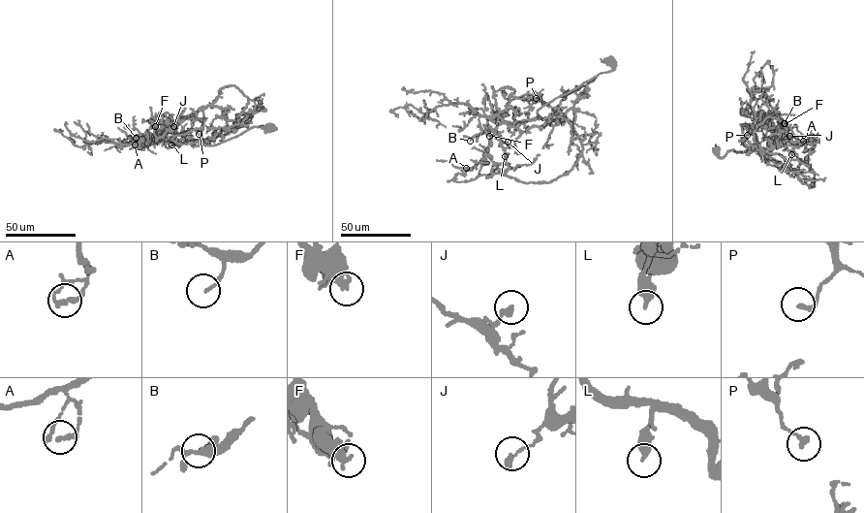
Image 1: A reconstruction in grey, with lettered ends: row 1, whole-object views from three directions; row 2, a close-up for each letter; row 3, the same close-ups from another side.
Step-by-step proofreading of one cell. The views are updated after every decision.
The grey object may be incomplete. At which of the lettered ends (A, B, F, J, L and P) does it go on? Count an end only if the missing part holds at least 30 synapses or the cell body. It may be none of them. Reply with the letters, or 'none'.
none

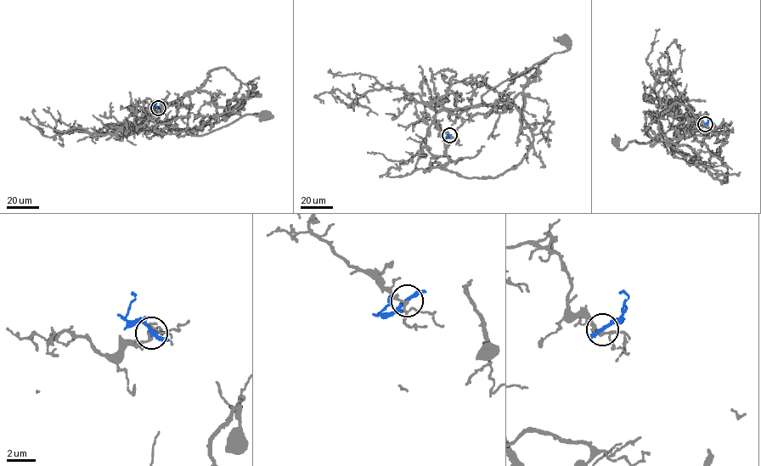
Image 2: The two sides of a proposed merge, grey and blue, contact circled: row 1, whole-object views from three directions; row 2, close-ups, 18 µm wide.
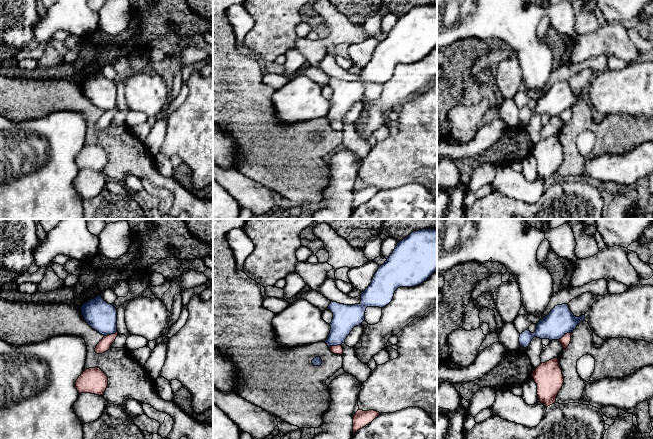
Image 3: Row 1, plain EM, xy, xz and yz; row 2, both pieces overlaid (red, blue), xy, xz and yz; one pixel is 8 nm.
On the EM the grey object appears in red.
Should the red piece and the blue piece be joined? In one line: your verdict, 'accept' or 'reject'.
reject

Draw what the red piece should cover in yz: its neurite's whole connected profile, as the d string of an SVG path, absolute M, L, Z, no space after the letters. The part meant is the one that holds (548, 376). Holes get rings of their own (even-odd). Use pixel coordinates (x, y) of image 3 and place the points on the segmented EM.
M553 358L540 364L534 369L532 378L537 385L539 402L546 407L556 403L556 397L564 383L559 359Z

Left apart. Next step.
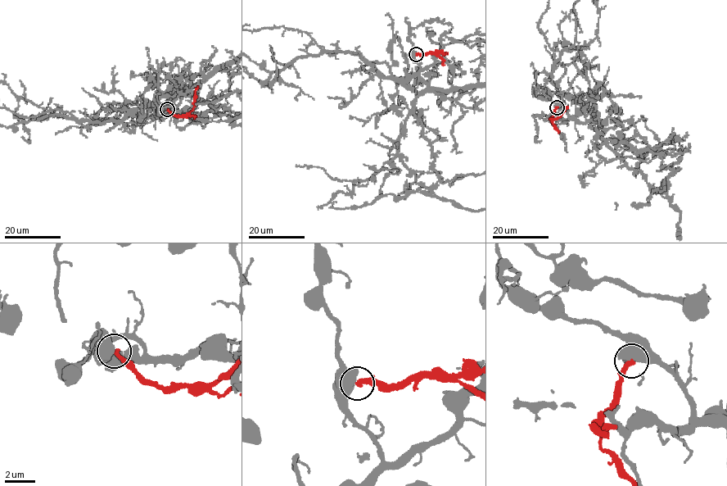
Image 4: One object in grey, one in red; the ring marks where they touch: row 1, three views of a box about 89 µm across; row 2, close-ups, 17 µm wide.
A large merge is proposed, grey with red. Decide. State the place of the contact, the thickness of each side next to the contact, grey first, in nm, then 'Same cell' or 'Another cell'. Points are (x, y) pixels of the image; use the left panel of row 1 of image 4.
Place: (167, 109). Thickness 950 nm (grey) against 280 nm. Another cell

